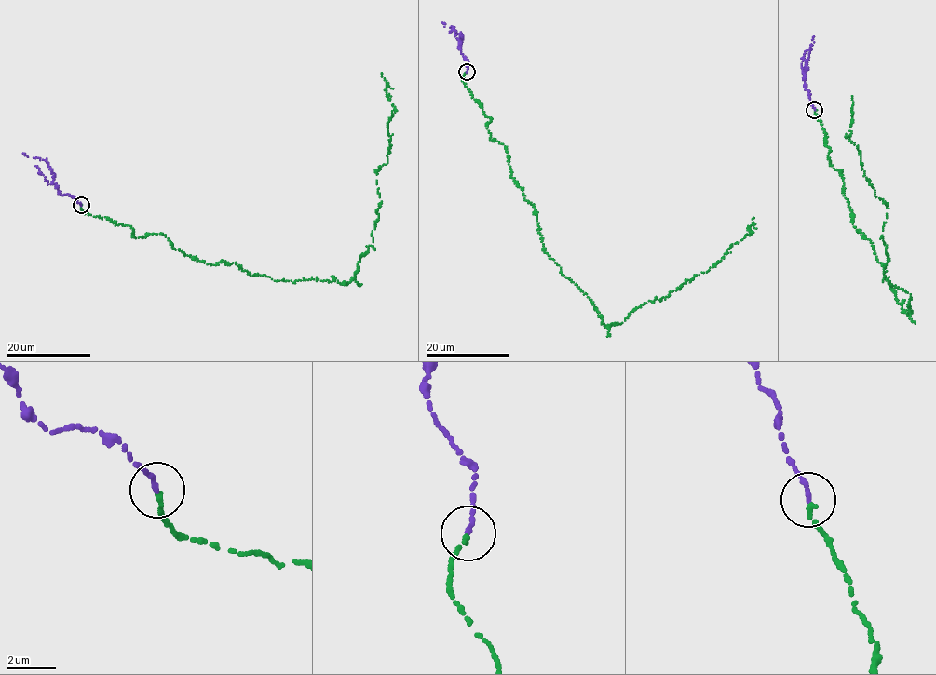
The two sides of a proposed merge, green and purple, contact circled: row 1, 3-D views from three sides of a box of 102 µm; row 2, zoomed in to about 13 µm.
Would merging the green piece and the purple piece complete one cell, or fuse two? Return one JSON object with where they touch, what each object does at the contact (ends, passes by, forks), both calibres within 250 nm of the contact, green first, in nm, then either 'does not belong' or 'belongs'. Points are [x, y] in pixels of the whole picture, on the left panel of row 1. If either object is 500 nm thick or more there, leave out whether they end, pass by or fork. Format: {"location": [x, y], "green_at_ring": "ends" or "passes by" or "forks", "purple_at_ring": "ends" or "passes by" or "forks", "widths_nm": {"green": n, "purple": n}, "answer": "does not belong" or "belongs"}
{"location": [81, 205], "green_at_ring": "ends", "purple_at_ring": "ends", "widths_nm": {"green": 200, "purple": 220}, "answer": "belongs"}

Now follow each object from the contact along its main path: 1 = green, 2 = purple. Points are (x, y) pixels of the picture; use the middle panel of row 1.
1: (467, 72), (545, 252), (603, 324), (706, 273), (754, 219)
2: (467, 71), (468, 61), (460, 51), (461, 34), (441, 21)

